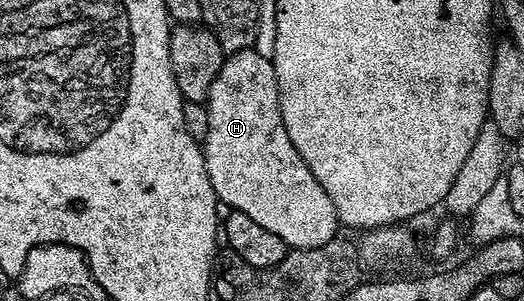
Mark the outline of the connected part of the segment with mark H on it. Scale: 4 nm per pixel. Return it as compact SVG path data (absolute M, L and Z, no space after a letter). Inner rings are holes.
M254 48L228 54L221 64L219 75L215 75L215 83L211 83L209 100L204 102L203 109L205 166L211 187L222 206L229 205L225 207L232 212L255 219L259 227L267 227L267 231L279 235L289 249L314 249L338 236L337 212L331 199L327 199L327 191L319 187L319 179L311 175L307 163L303 163L299 151L295 151L295 143L291 143L287 127L283 127L279 87L272 60L257 54Z

